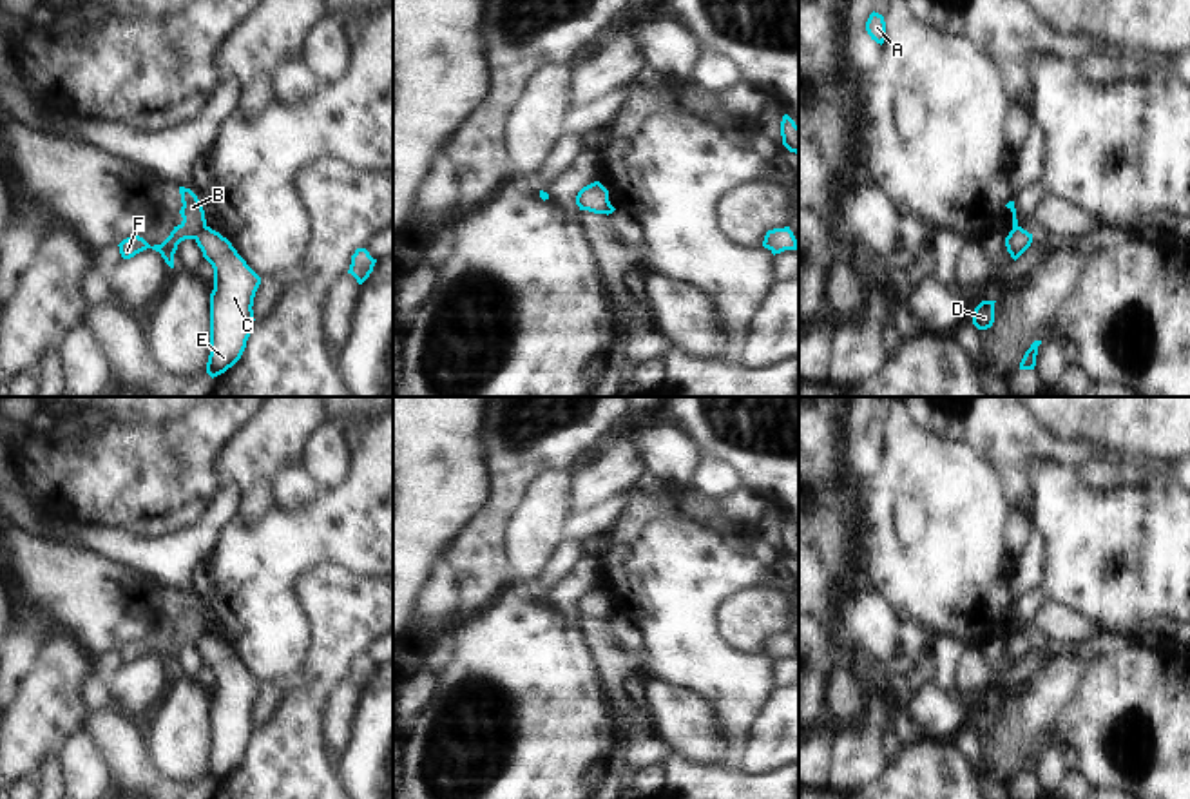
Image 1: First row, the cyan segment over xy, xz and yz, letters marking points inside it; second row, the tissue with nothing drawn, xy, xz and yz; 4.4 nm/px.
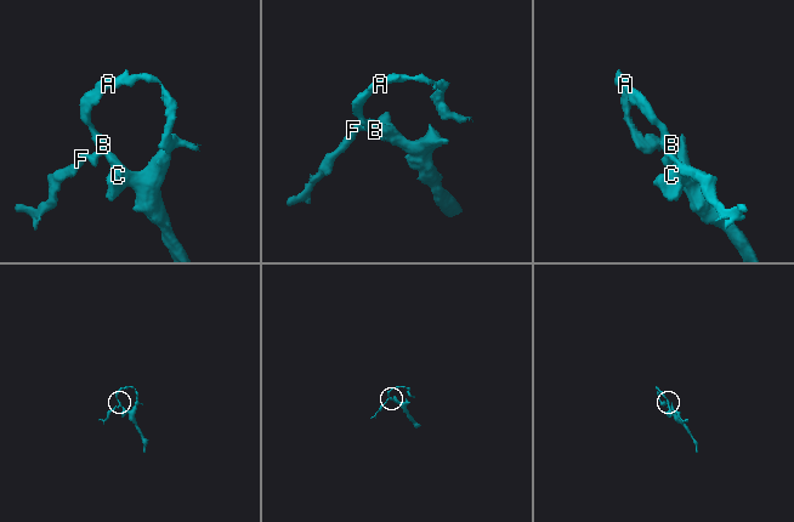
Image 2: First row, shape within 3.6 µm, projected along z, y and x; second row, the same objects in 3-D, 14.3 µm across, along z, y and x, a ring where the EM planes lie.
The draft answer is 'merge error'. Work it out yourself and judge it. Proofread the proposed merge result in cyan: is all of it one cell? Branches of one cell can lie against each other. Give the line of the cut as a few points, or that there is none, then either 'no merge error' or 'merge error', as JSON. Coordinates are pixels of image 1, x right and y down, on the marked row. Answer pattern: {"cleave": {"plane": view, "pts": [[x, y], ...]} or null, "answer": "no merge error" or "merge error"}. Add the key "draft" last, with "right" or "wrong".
{"cleave": {"plane": "xy", "pts": [[205, 225], [194, 238]]}, "answer": "merge error", "draft": "right"}

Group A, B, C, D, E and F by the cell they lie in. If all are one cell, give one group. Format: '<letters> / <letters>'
A B F / C D E

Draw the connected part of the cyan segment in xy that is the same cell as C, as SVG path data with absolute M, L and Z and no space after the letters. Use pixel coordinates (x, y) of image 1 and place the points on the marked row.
M203 226L196 243L214 268L210 294L210 355L206 373L214 379L243 355L254 324L254 297L261 277L246 265L232 243Z

